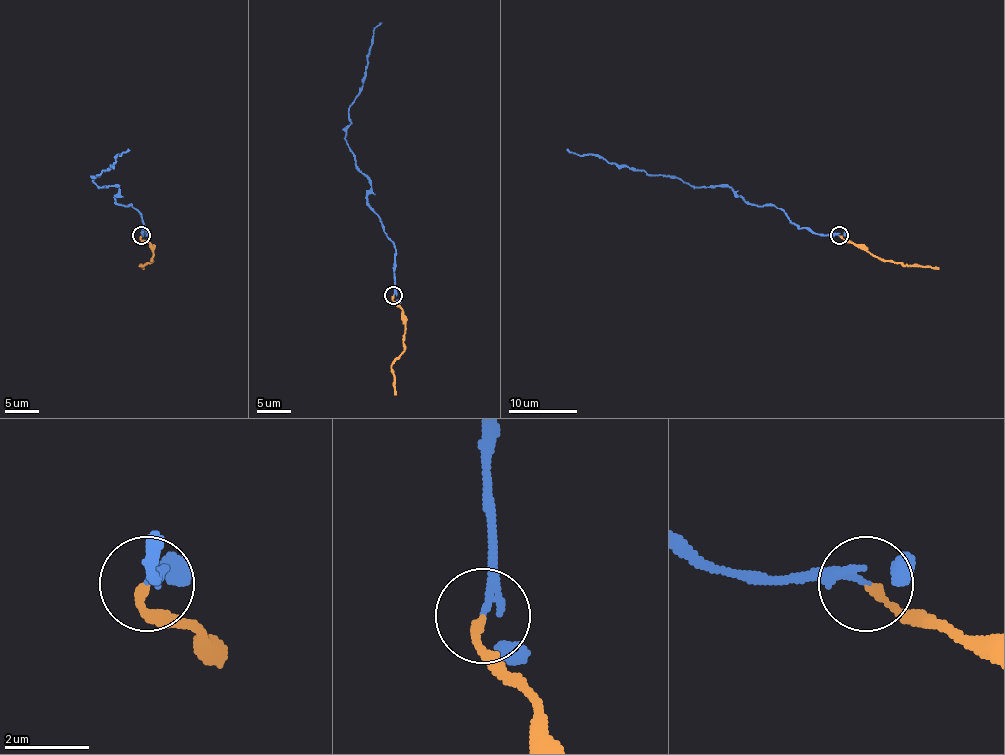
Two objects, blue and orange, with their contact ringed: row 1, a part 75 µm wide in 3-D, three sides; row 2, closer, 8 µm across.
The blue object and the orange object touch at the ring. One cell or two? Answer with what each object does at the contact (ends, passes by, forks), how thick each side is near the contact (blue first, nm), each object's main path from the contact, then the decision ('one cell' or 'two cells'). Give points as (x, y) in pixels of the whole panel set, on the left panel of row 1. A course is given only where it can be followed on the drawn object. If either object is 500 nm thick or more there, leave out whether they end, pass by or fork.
blue ends there; orange ends there; 220 nm thick on the blue side, 200 nm on the other; blue runs (141, 235), (143, 216), (132, 206), (115, 201), (119, 187), (100, 187), (93, 180), (112, 167), (127, 148); orange runs (141, 235), (149, 244), (153, 257), (139, 264), (144, 269); one cell

